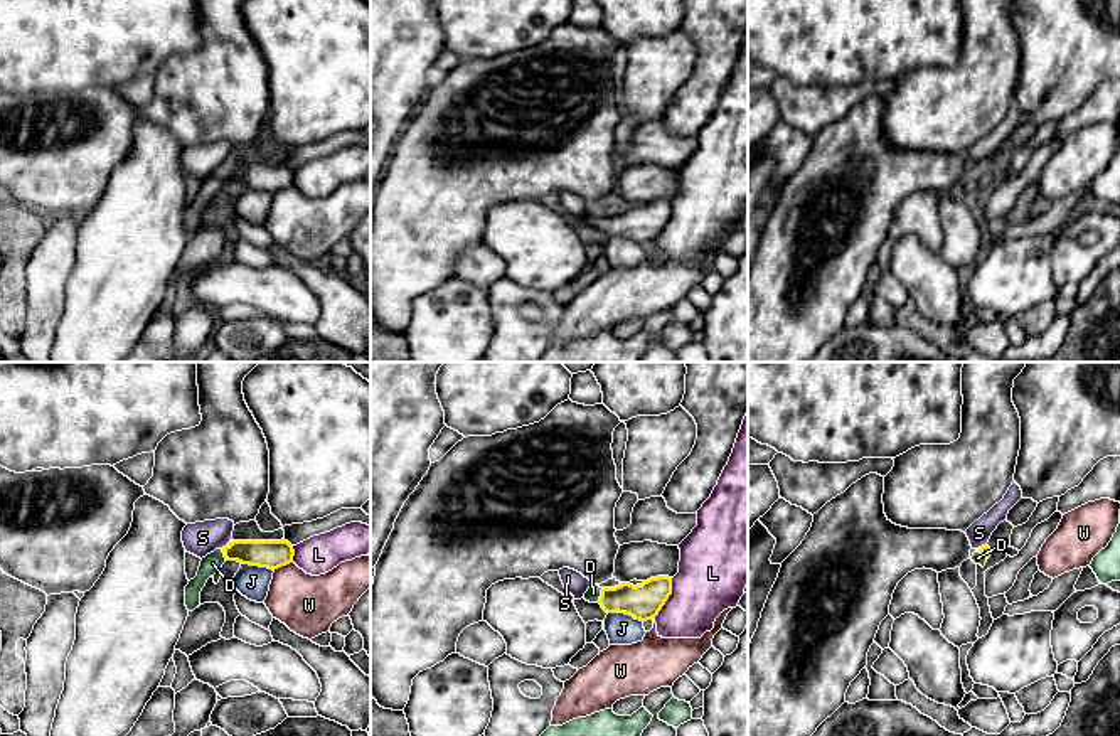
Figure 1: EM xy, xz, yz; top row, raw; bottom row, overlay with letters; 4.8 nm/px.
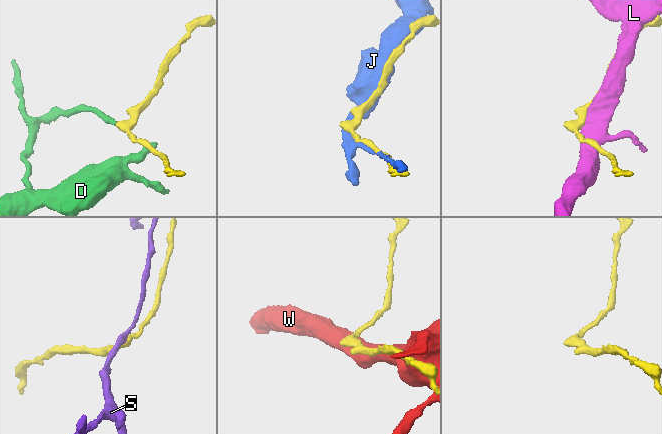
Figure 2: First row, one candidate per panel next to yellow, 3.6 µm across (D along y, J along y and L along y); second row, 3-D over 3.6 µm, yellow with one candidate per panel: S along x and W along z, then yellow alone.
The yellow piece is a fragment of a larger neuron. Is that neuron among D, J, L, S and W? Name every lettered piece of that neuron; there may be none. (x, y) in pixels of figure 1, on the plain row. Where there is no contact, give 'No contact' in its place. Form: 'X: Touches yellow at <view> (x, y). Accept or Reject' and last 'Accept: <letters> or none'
D: Touches yellow at xz (602, 218). Accept
J: Touches yellow at xz (625, 236). Reject
L: Touches yellow at xz (667, 221). Reject
S: Touches yellow at xy (226, 169). Reject
W: Touches yellow at xy (282, 187). Reject
Accept: D

